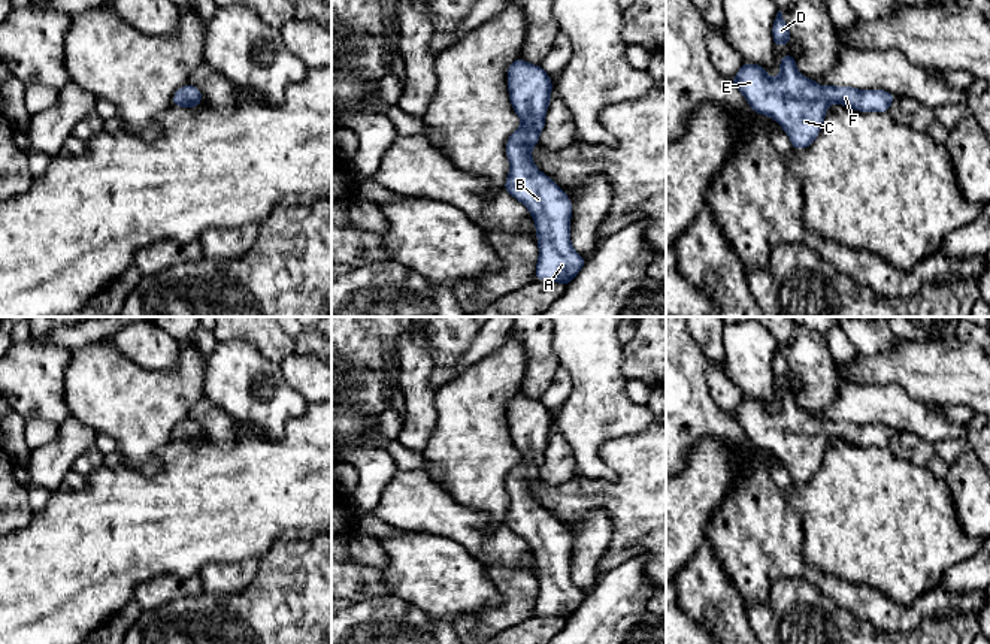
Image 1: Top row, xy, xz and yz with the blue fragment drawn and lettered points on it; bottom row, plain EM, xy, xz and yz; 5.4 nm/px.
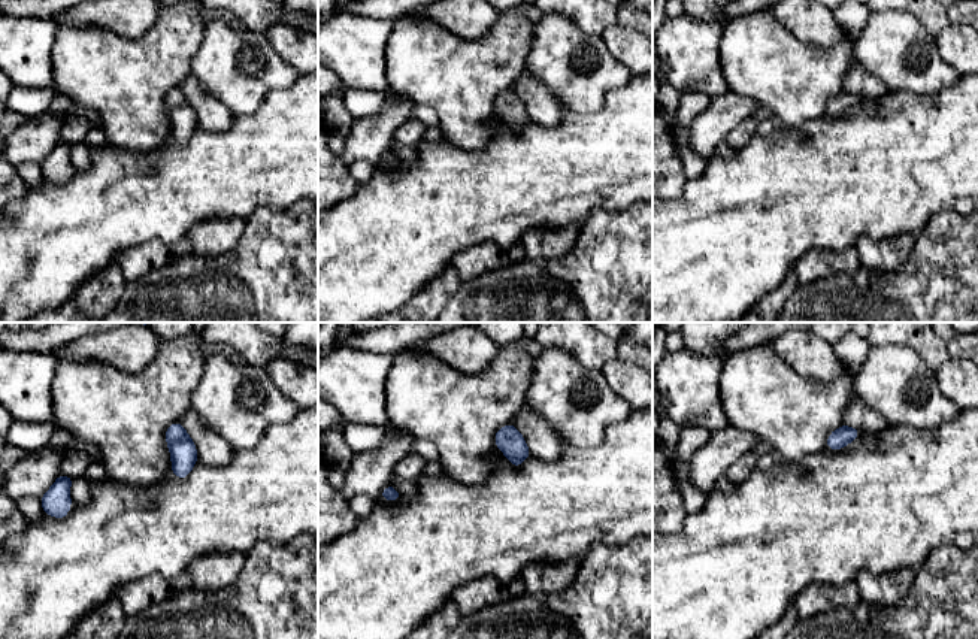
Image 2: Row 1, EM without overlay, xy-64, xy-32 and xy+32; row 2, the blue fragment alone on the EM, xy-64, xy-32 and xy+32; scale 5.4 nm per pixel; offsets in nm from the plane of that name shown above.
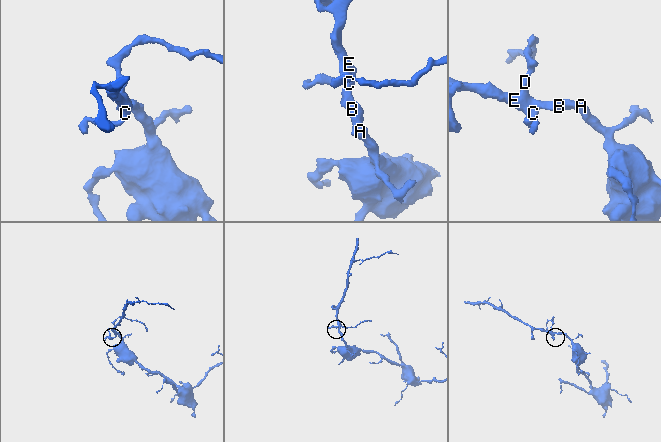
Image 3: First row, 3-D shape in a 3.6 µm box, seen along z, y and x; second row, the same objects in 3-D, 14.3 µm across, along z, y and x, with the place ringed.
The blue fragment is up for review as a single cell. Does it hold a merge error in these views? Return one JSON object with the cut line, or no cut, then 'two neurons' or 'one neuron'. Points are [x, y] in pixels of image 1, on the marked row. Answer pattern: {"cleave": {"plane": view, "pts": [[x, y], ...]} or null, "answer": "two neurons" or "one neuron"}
{"cleave": null, "answer": "one neuron"}

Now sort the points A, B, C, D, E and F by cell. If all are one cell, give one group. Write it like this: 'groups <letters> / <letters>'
groups A B C D E F

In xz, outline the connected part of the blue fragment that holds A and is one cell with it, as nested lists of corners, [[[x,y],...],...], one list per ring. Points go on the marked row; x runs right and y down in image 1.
[[[517,58],[508,67],[508,90],[521,126],[508,139],[511,169],[505,190],[520,200],[535,220],[539,245],[535,276],[566,285],[587,261],[570,244],[572,202],[532,160],[532,148],[545,126],[552,82],[541,66]]]

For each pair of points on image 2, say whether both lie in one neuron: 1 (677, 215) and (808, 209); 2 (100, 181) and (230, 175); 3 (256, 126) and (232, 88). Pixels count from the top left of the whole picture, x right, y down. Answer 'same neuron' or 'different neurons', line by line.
1: same neuron
2: same neuron
3: different neurons

